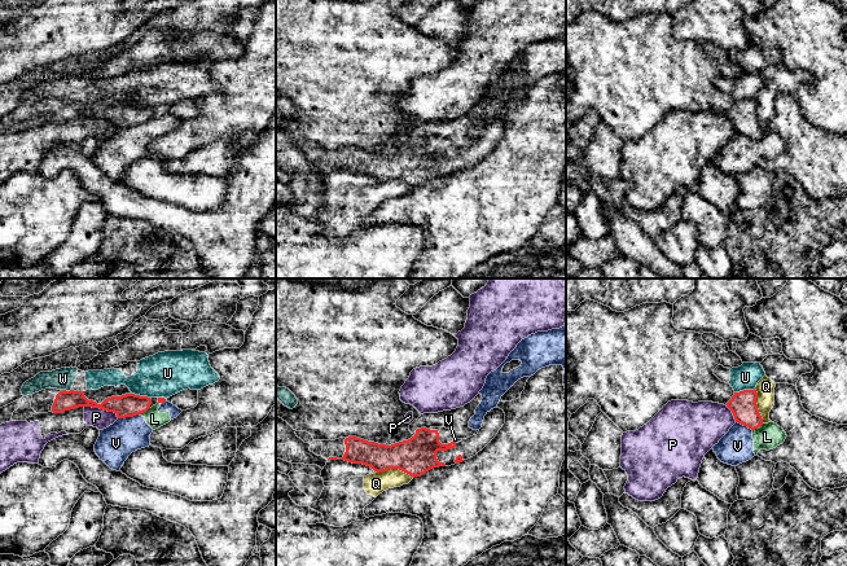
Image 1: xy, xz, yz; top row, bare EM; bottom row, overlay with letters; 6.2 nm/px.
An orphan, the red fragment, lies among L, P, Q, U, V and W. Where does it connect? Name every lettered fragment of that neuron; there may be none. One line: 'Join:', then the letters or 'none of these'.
Join: none of these

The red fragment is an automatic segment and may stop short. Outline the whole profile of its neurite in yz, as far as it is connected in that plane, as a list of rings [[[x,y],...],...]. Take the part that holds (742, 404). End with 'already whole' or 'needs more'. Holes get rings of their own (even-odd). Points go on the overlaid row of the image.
[[[743,390],[734,392],[727,407],[732,411],[736,422],[747,426],[751,430],[763,425],[763,418],[756,404],[756,390]]]; already whole

